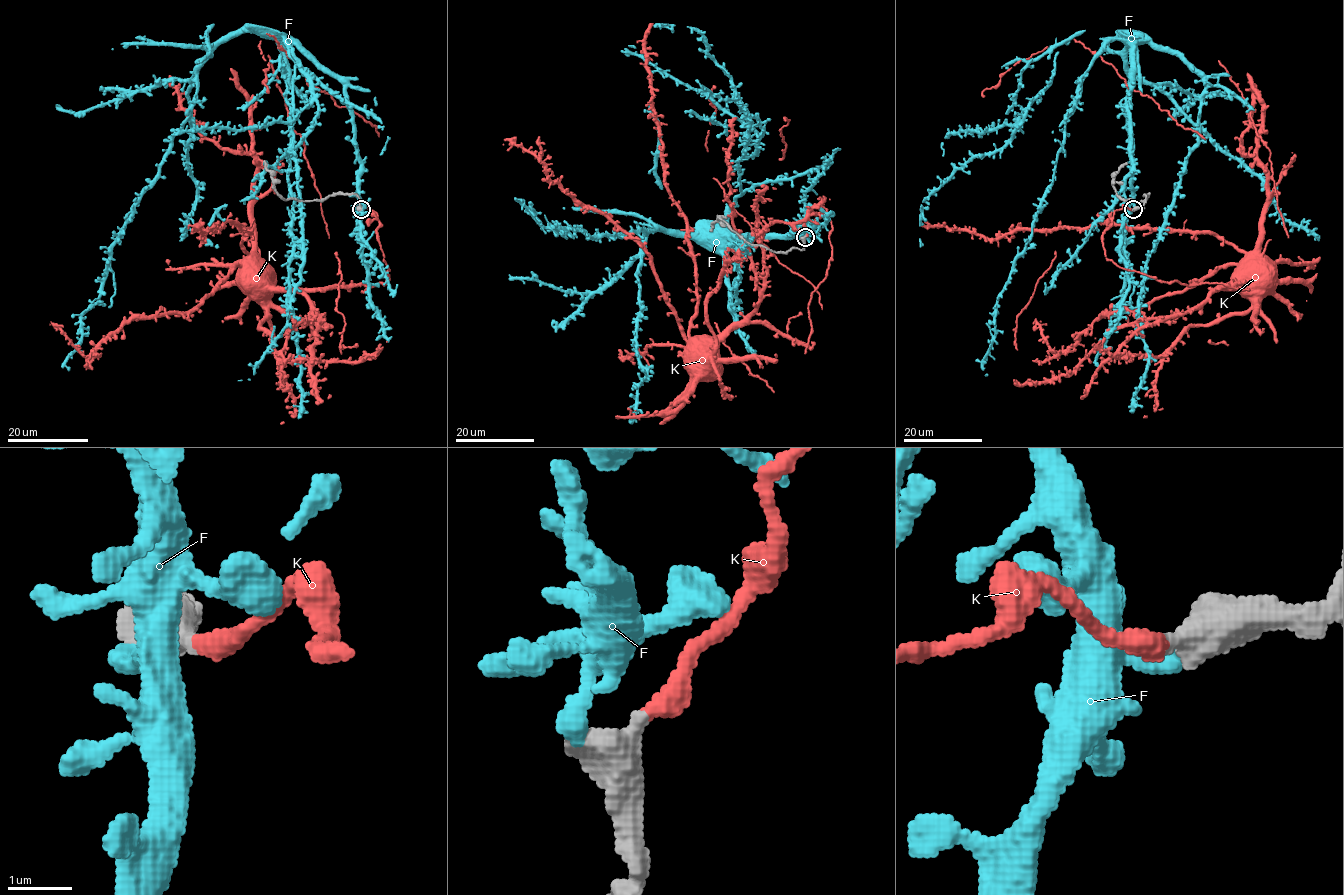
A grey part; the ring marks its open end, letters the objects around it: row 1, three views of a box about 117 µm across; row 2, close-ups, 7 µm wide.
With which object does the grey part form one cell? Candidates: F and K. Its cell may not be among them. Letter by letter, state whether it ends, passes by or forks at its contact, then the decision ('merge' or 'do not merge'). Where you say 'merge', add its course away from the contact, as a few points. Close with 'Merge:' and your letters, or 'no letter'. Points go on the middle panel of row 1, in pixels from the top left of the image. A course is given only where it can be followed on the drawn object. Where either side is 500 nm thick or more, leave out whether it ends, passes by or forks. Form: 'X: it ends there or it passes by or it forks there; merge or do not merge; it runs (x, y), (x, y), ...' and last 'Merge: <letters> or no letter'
F: do not merge
K: merge; it runs (805, 236), (822, 206), (831, 258), (808, 306), (813, 345), (762, 323), (732, 324), (703, 344)
Merge: K

